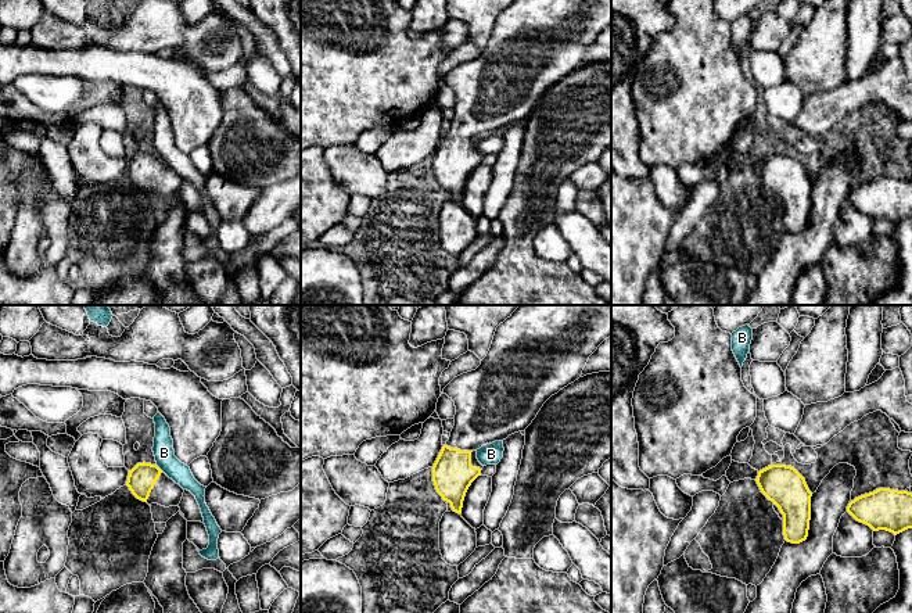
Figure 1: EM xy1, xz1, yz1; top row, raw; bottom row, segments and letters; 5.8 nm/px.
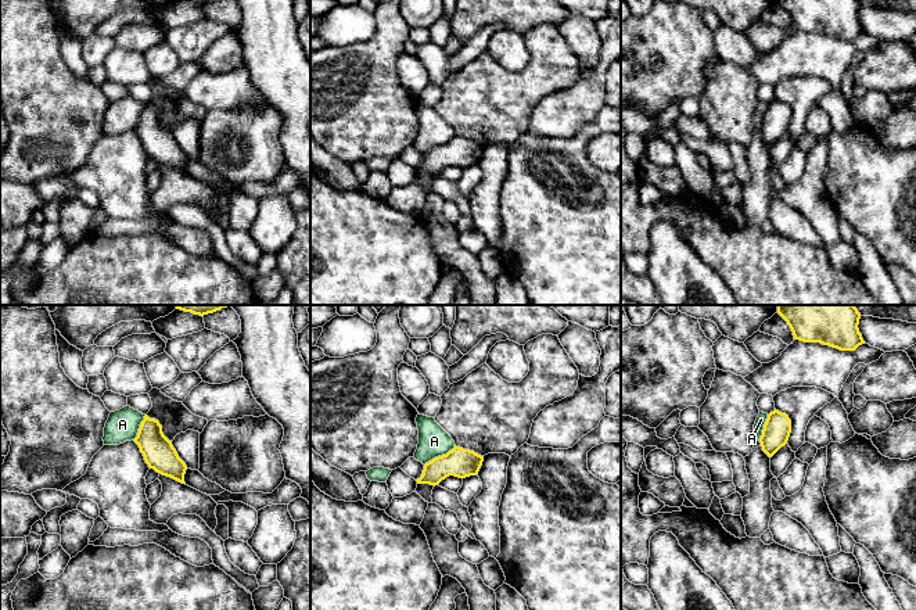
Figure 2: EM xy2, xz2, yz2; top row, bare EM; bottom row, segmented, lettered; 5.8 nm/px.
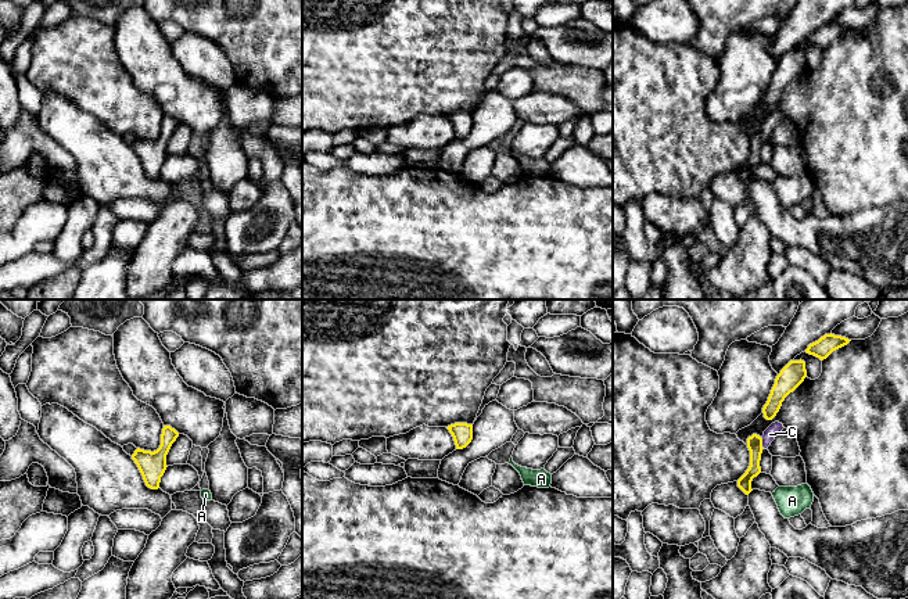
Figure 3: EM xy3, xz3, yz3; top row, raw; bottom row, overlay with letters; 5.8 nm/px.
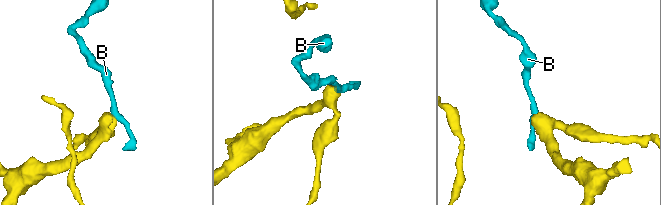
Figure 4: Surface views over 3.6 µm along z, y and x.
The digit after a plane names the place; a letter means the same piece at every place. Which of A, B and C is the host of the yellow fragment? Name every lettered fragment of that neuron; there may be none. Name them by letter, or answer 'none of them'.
none of them

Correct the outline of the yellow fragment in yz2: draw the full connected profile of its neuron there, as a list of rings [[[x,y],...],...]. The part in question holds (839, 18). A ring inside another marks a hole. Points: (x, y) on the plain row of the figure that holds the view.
[[[777,0],[790,15],[794,29],[804,32],[820,32],[840,40],[855,40],[865,33],[858,14],[861,3],[858,0]]]

